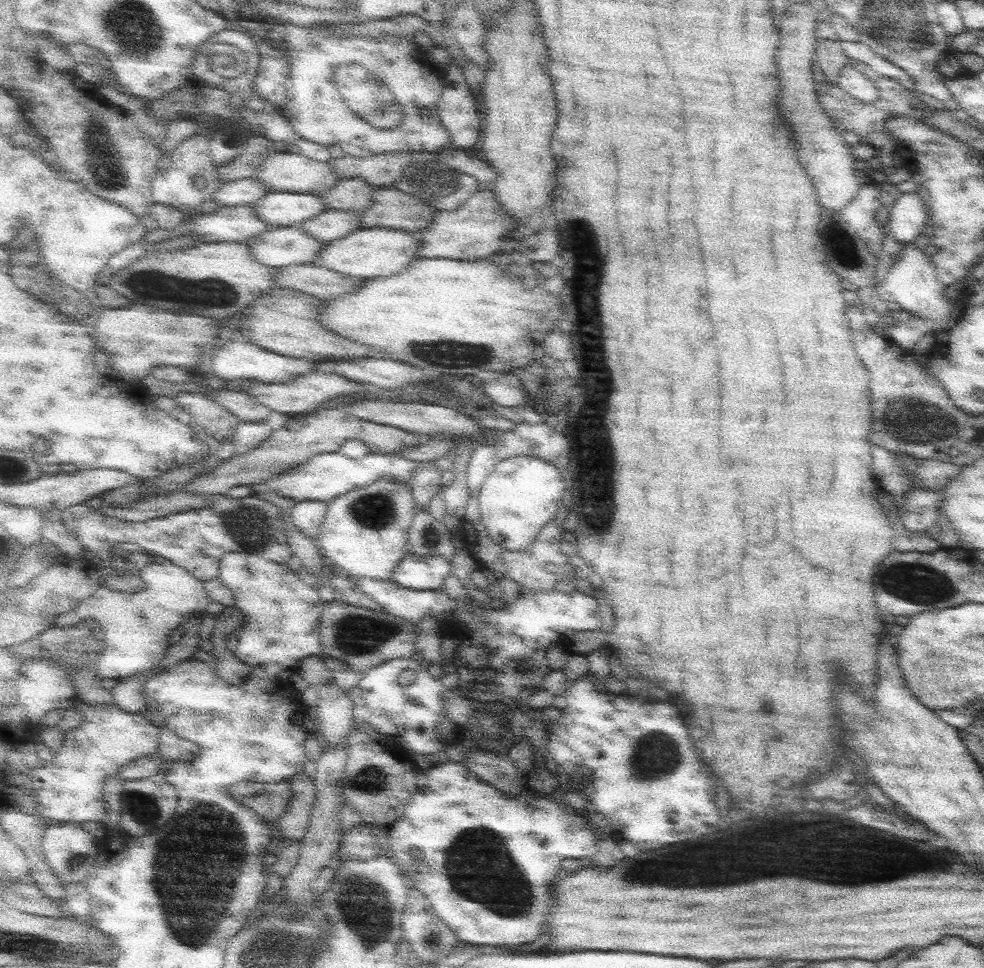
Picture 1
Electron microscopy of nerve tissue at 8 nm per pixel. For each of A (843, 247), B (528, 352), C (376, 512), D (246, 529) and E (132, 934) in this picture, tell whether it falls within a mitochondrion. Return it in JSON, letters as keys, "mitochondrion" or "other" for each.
{"A":"mitochondrion","B":"other","C":"mitochondrion","D":"mitochondrion","E":"other"}

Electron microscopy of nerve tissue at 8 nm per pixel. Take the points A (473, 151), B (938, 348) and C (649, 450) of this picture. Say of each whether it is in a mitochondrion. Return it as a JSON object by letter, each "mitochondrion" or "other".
{"A":"other","B":"other","C":"other"}

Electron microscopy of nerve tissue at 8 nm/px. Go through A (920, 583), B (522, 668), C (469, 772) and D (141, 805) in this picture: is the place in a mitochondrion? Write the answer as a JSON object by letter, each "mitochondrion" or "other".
{"A":"mitochondrion","B":"other","C":"other","D":"mitochondrion"}

